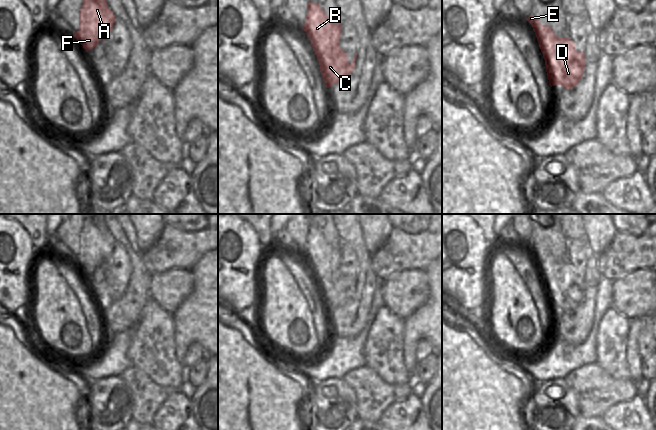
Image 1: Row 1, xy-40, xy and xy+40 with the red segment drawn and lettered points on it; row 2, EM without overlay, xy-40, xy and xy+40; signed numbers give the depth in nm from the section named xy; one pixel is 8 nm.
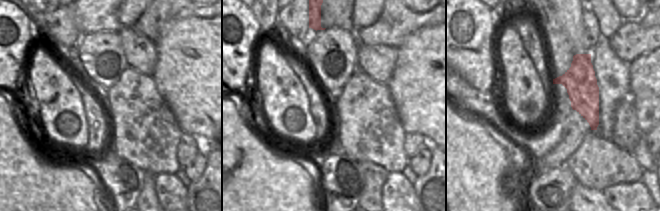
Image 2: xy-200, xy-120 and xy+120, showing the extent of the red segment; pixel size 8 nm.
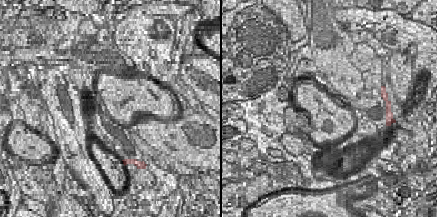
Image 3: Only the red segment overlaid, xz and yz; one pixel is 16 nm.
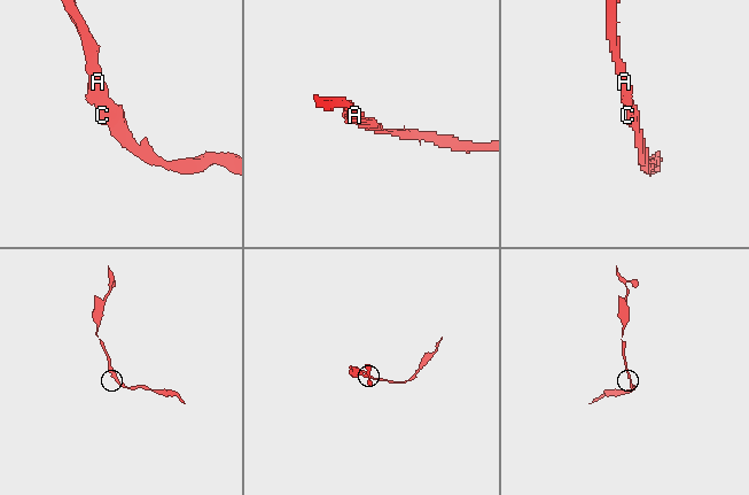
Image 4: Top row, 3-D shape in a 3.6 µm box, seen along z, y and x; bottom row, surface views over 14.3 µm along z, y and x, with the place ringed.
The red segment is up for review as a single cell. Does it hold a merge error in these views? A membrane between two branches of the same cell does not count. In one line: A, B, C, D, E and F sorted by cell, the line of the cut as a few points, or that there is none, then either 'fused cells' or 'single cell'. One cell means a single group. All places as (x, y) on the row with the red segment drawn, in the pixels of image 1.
A B C D E F; no cut; single cell

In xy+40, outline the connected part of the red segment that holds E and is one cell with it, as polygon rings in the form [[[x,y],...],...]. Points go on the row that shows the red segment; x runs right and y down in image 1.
[[[530,15],[526,20],[532,25],[539,47],[545,60],[547,79],[549,85],[562,85],[564,89],[575,87],[583,76],[585,70],[584,51],[577,52],[575,44],[568,37],[558,37],[548,25],[542,25],[539,20]]]

